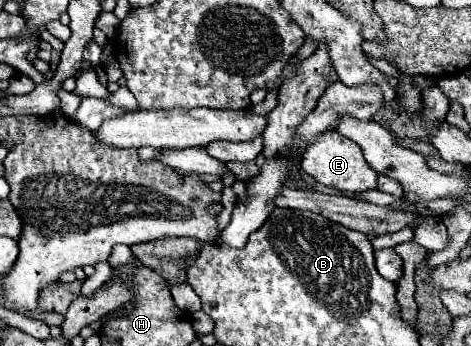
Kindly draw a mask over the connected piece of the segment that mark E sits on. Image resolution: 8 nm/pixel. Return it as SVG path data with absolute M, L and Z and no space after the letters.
M337 130L321 134L317 138L317 142L305 150L301 168L311 178L315 178L315 182L321 182L321 184L331 186L341 192L363 192L363 190L377 188L377 172L371 170L369 164L365 162L361 148L355 142L351 142L349 138L341 136Z

